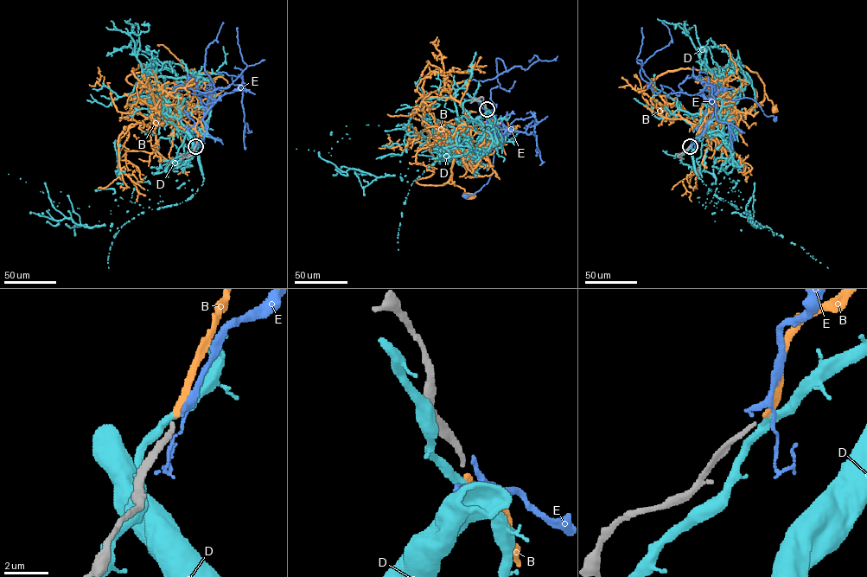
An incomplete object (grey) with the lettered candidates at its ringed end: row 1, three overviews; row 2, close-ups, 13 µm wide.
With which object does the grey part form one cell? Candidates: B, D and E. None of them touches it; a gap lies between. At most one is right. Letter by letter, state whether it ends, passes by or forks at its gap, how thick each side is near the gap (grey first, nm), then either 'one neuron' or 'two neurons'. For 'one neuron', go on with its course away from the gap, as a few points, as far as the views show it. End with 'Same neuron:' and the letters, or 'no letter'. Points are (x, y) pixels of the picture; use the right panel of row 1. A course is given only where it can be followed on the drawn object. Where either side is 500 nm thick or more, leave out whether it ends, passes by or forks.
B: it ends; calibres 180 and 240 nm; one neuron; course (691, 145), (709, 112), (727, 111), (731, 118), (738, 118), (763, 100), (765, 93), (775, 109)
D: it passes by; calibres 180 and 360 nm; two neurons
E: it ends; calibres 180 and 200 nm; two neurons
Same neuron: B

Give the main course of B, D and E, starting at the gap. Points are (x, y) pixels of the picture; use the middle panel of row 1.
B: (487, 110), (484, 142), (458, 151), (451, 169), (455, 185), (472, 196)
D: (487, 110), (492, 124), (476, 120), (495, 120), (476, 145), (411, 185), (320, 157), (330, 135), (349, 138)
E: (487, 109), (499, 125), (494, 131), (502, 135), (506, 131), (495, 131), (487, 182), (464, 195)

